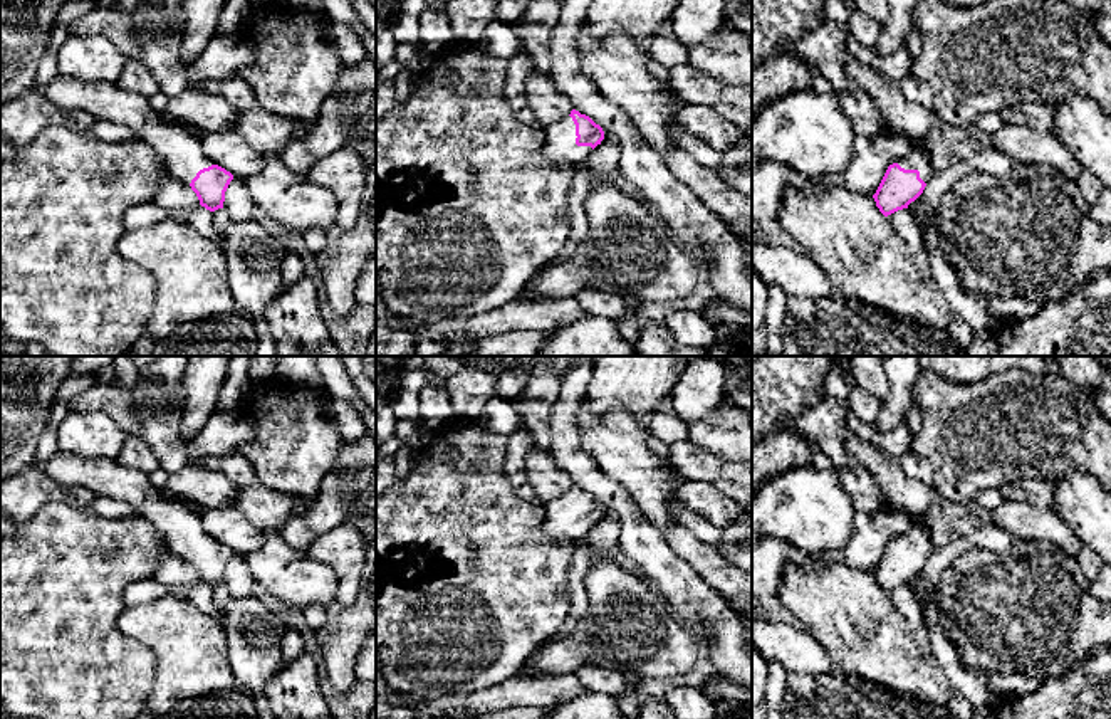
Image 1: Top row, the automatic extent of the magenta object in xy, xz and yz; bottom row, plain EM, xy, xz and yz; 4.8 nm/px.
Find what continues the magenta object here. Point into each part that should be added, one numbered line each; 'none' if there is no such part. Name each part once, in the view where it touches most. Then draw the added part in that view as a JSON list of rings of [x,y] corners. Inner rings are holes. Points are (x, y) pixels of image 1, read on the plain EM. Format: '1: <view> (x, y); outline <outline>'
1: xz (559, 519); outline [[[571,492],[544,506],[544,533],[567,538],[571,541],[586,539],[592,524],[576,521],[576,501]]]

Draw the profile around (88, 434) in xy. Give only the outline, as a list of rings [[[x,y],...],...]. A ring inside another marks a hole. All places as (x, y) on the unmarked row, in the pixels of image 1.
[[[70,412],[57,428],[59,450],[82,459],[117,459],[128,433],[107,413]]]

